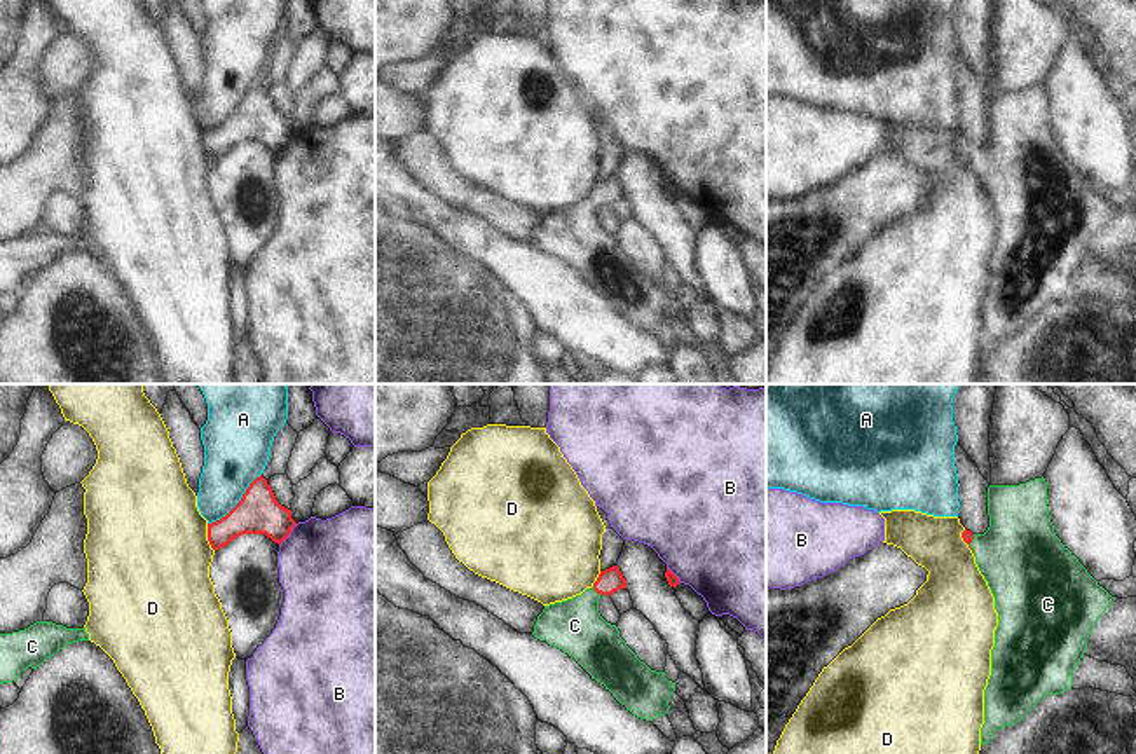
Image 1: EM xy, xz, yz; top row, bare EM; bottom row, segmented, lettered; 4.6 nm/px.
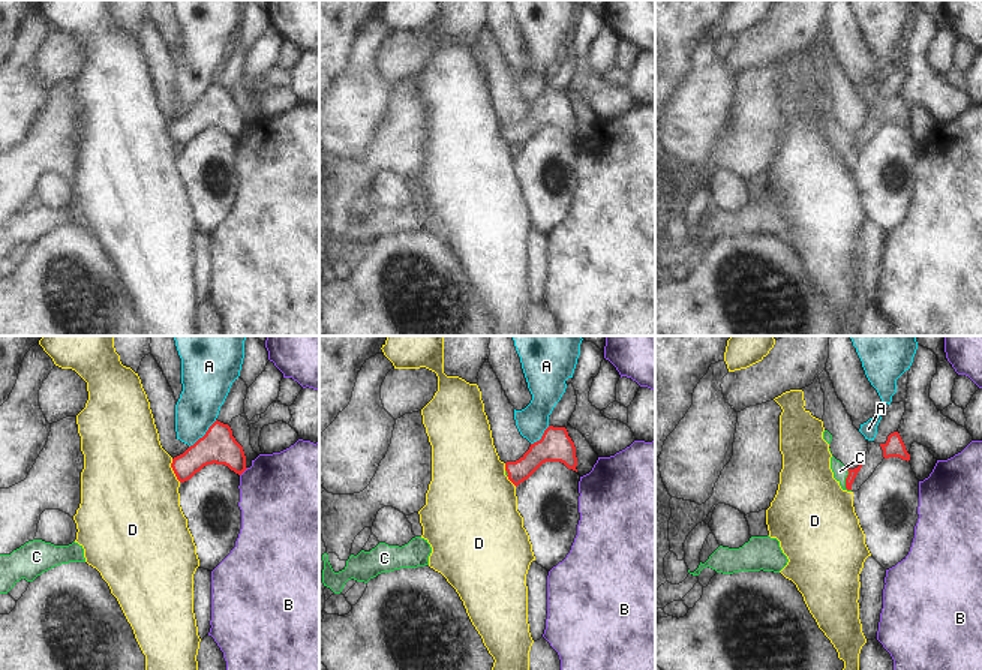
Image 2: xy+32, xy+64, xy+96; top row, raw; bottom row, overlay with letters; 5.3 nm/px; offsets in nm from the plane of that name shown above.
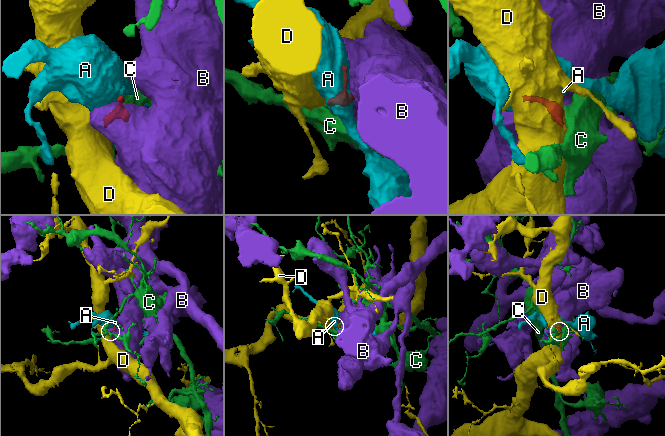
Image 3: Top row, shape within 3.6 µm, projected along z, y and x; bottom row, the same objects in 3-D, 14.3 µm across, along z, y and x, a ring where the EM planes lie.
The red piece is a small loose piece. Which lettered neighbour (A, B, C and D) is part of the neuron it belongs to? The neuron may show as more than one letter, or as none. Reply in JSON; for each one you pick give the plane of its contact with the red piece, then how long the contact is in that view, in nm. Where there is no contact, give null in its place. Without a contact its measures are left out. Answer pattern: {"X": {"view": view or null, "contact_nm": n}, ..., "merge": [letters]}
{"C": {"view": "xz", "contact_nm": 60}, "merge": ["C"]}

